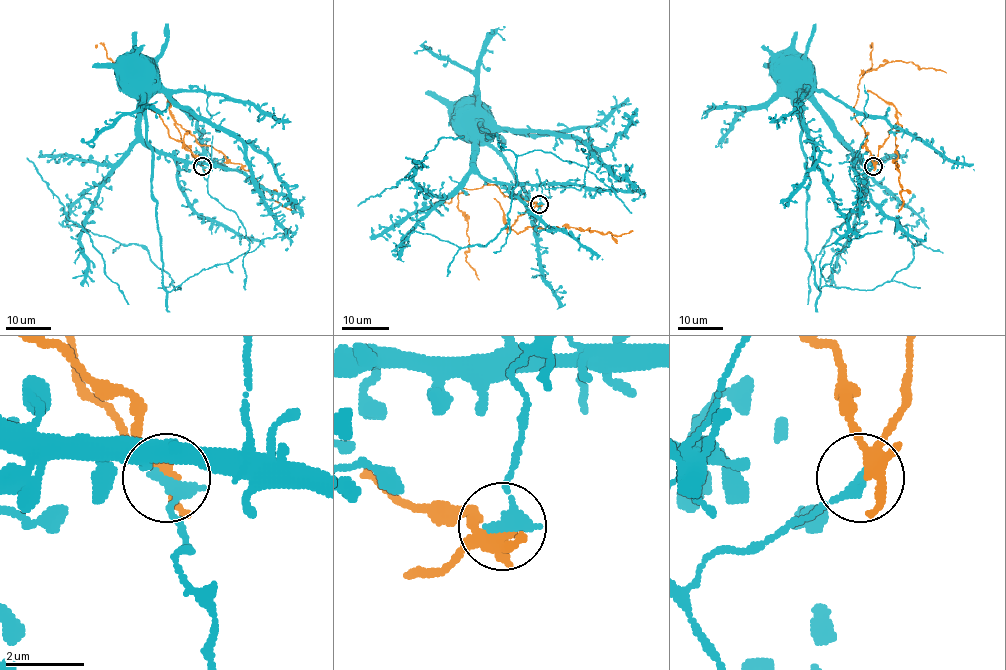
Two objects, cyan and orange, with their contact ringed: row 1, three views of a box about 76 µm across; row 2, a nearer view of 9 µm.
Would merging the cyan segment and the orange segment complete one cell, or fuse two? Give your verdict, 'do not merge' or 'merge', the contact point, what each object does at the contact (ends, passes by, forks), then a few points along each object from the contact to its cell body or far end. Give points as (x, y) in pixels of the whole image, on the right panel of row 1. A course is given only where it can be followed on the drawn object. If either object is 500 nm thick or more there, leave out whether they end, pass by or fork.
do not merge; at (873, 166); cyan ends there; orange forks there; cyan runs (873, 166), (852, 179), (849, 175), (849, 168), (854, 163), (851, 151), (811, 102), (778, 72), (781, 71); orange runs (873, 166), (865, 129), (854, 115), (857, 89), (864, 73), (895, 60), (912, 62), (920, 68), (946, 73)

